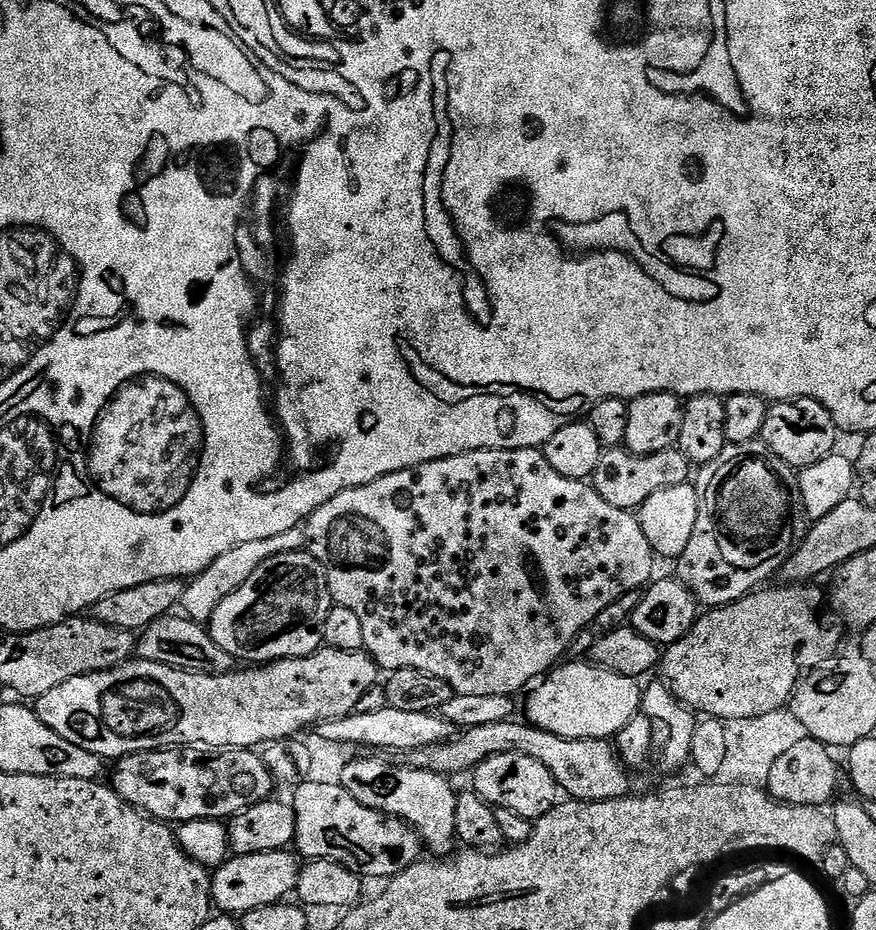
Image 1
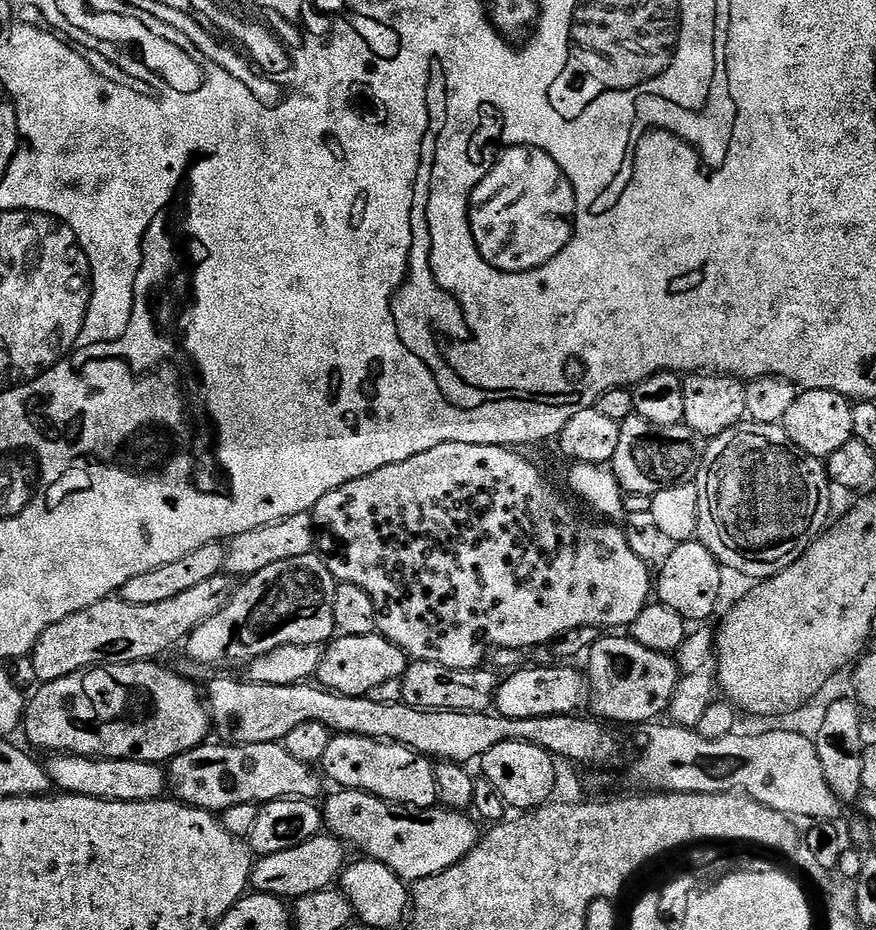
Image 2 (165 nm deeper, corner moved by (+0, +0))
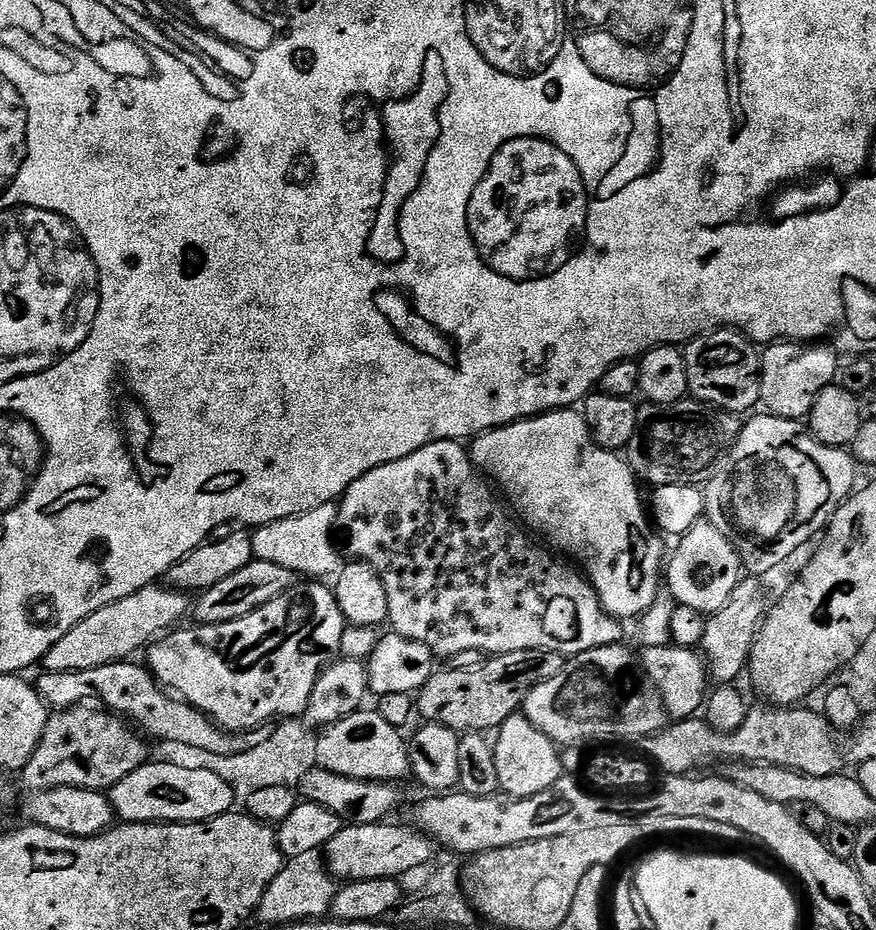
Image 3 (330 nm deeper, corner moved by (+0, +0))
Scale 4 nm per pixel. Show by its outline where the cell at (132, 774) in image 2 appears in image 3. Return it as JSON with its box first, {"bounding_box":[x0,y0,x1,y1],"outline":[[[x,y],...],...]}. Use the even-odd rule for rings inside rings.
{"bounding_box":[110,762,238,824],"outline":[[[145,762],[138,770],[126,774],[110,789],[110,799],[113,813],[130,824],[193,824],[213,820],[233,811],[238,800],[231,785],[209,770],[186,770],[155,762]]]}

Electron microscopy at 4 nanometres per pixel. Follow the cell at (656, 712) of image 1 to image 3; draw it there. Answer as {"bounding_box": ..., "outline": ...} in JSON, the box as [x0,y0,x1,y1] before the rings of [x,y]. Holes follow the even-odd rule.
{"bounding_box":[702,579,766,685],"outline":[[[741,579],[740,585],[730,594],[730,602],[722,606],[722,610],[711,613],[707,617],[708,625],[702,645],[702,655],[711,679],[717,685],[735,685],[739,674],[747,669],[752,659],[752,644],[756,641],[756,632],[766,615],[764,592],[756,580]]]}

